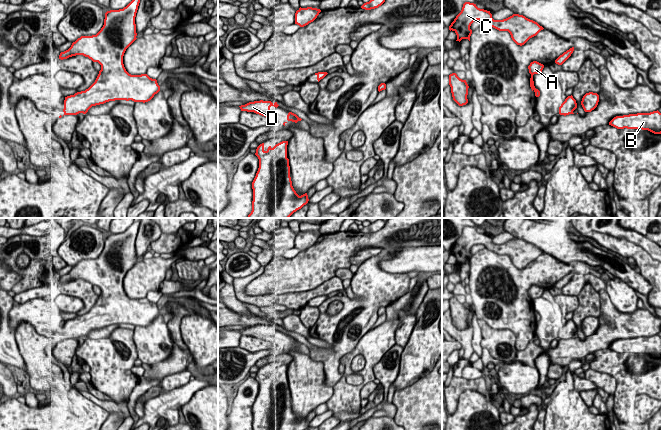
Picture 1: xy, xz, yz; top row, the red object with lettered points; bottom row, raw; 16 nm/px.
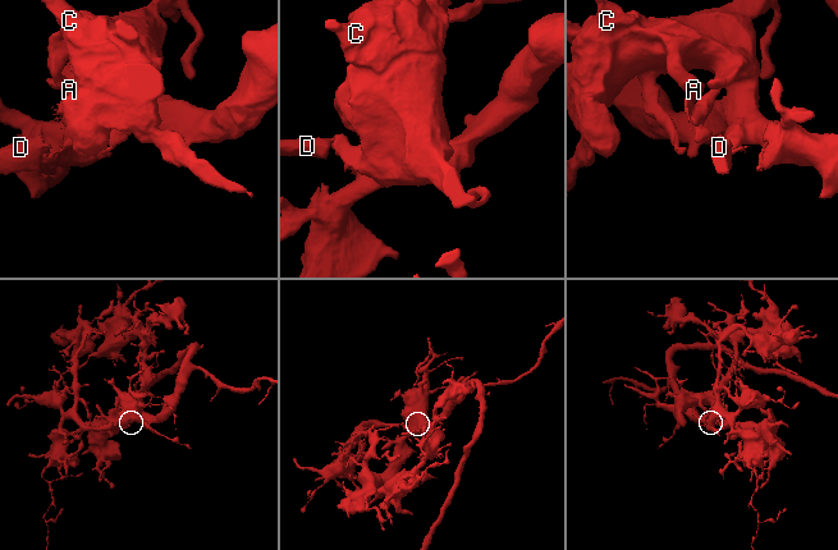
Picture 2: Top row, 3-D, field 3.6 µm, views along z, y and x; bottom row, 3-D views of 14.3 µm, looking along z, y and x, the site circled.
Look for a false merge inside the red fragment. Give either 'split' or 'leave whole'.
leave whole

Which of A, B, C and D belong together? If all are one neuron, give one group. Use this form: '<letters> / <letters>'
A B C D

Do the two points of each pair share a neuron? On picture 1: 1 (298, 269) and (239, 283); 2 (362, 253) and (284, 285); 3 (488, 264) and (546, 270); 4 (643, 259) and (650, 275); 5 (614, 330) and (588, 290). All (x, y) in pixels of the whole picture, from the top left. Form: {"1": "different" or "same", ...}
{"1": "different", "2": "different", "3": "same", "4": "same", "5": "different"}

